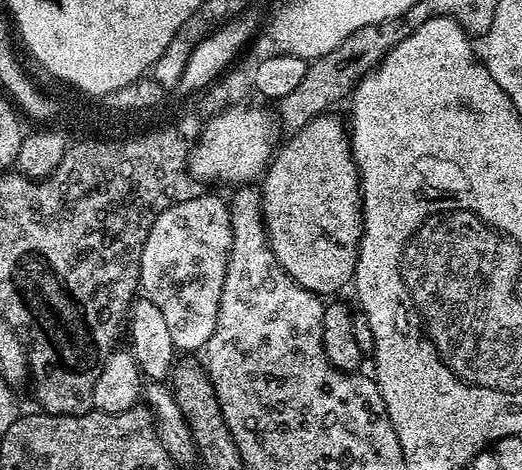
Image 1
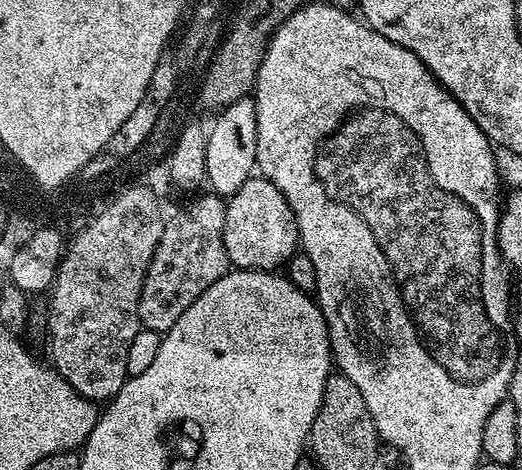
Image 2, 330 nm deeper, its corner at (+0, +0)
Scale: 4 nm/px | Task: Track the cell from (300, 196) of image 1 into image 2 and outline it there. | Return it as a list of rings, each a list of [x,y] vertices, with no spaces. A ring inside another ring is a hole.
[[[253,175],[234,195],[227,197],[224,209],[224,245],[228,263],[236,270],[271,272],[287,265],[288,259],[298,250],[300,231],[292,208],[282,190],[263,175]]]

